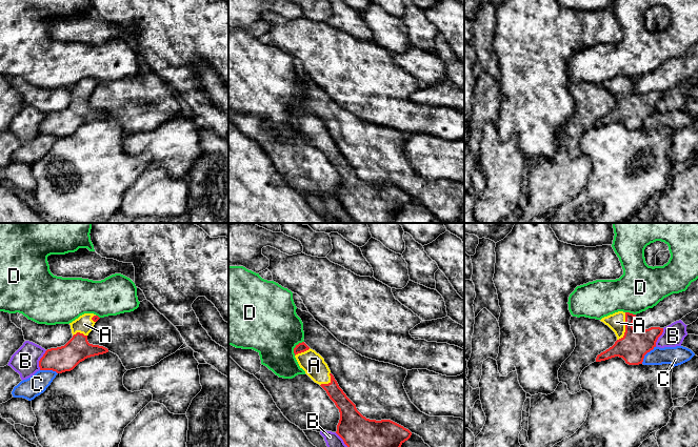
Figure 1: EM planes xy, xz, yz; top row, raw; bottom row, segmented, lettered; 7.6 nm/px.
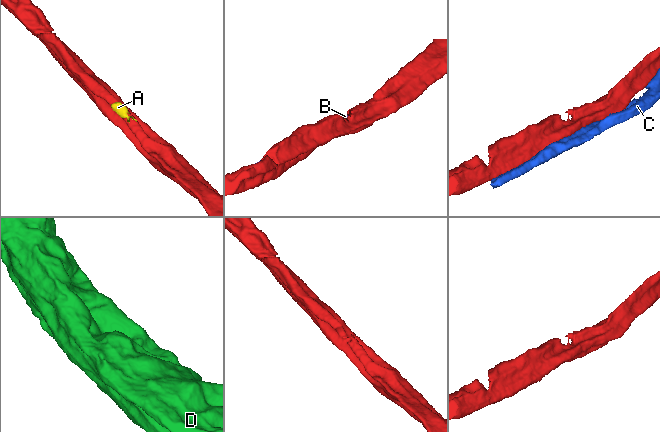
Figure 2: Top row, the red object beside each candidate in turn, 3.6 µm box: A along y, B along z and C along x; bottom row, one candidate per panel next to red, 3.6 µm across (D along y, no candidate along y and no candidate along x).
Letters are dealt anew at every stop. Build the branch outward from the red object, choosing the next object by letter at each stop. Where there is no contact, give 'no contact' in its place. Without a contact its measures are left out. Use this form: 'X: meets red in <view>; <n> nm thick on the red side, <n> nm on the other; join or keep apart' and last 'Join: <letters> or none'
A: meets red in yz; 220 nm thick on the red side, 140 nm on the other; join
B: meets red in xy; 190 nm thick on the red side, 200 nm on the other; keep apart
C: meets red in yz; 220 nm thick on the red side, 140 nm on the other; keep apart
D: meets red in xz; 80 nm thick on the red side, 440 nm on the other; keep apart
Join: A

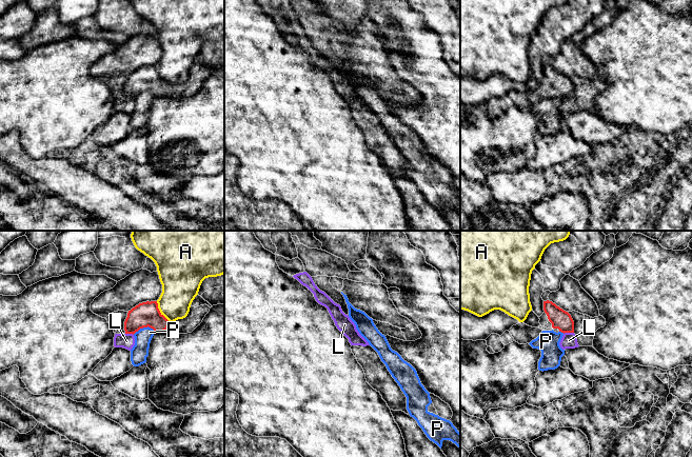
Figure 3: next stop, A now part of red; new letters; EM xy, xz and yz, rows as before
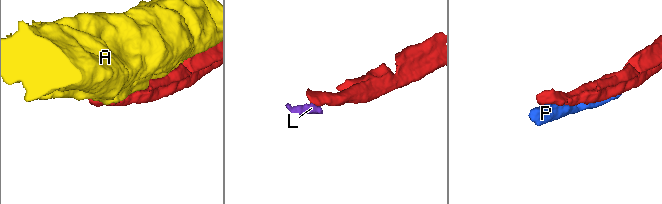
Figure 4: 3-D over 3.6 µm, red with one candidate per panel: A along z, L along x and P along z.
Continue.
A: meets red in xy; 190 nm thick on the red side, 280 nm on the other; keep apart
L: meets red in yz; 150 nm thick on the red side, 120 nm on the other; keep apart
P: meets red in xy; 190 nm thick on the red side, 130 nm on the other; keep apart
Join: none

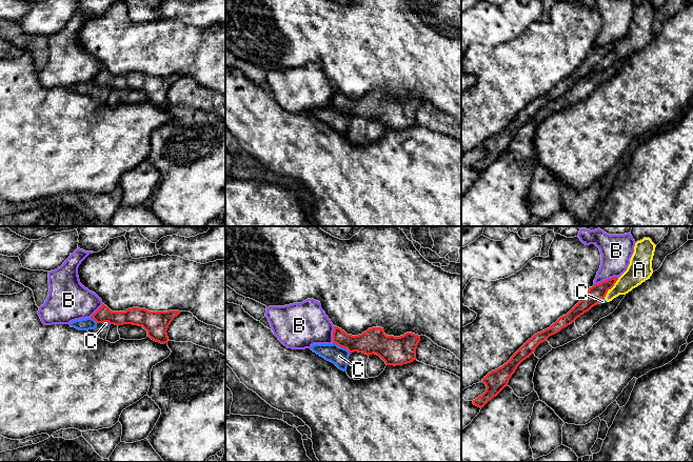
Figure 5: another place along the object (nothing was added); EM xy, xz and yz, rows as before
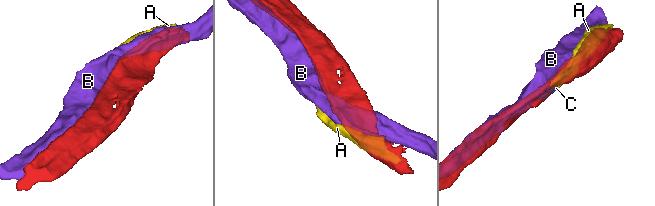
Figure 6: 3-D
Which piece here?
A: meets red in yz; 130 nm thick on the red side, 180 nm on the other; keep apart
B: meets red in yz; 130 nm thick on the red side, 240 nm on the other; keep apart
C: meets red in xz; 190 nm thick on the red side, 140 nm on the other; keep apart
Join: none

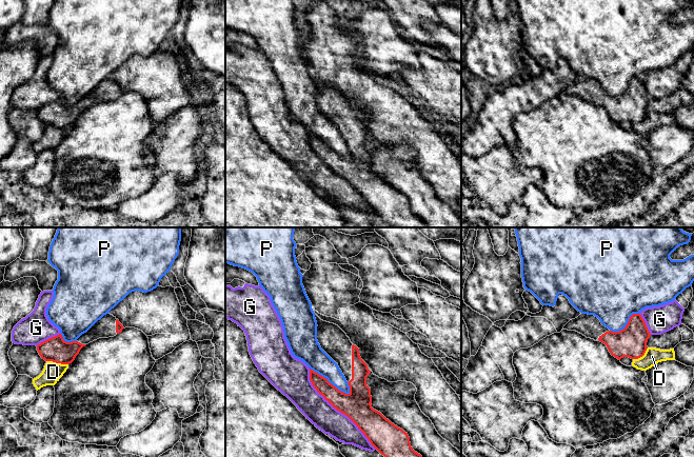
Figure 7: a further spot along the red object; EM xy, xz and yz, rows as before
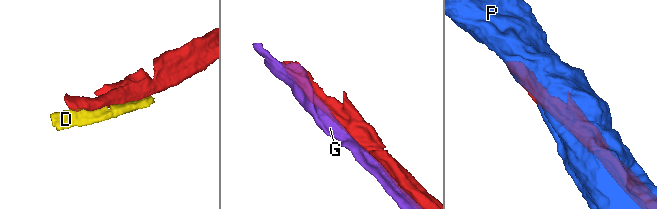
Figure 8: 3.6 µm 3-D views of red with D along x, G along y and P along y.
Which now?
D: meets red in xy; 190 nm thick on the red side, 150 nm on the other; keep apart
G: meets red in xz; 220 nm thick on the red side, 200 nm on the other; keep apart
P: meets red in xz; 190 nm thick on the red side, 170 nm on the other; keep apart
Join: none

